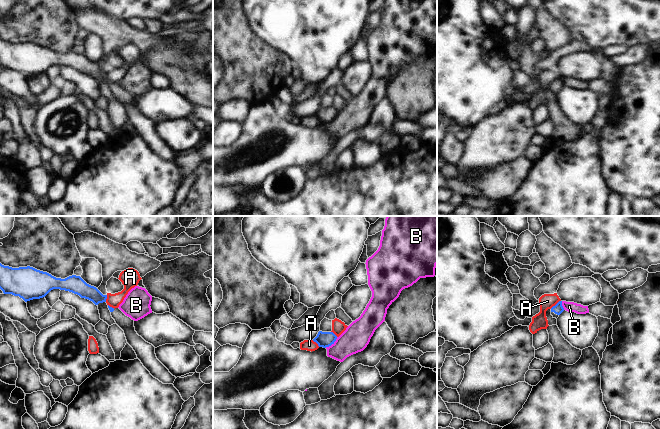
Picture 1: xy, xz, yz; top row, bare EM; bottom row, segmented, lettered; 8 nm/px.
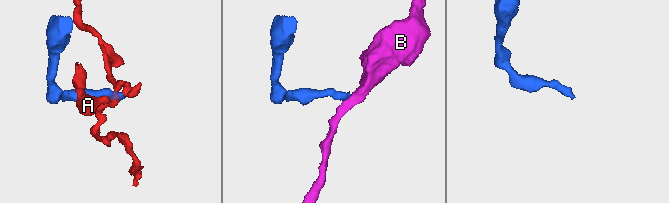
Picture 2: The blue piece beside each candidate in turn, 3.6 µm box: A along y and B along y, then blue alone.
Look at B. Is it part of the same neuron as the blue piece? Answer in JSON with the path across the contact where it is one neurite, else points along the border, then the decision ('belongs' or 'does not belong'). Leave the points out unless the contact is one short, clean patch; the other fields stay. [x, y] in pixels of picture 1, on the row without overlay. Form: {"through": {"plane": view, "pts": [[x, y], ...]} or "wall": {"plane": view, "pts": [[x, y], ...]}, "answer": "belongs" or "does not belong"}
{"wall": {"plane": "xz", "pts": [[337, 113], [330, 121], [325, 123]]}, "answer": "does not belong"}

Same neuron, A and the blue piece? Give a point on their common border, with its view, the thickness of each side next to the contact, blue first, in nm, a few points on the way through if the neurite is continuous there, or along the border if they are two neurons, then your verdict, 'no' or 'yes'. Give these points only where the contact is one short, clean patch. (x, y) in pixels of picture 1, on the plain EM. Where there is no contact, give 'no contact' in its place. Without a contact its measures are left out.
contact yz (556, 80); calibres 80 and 120 nm; no

